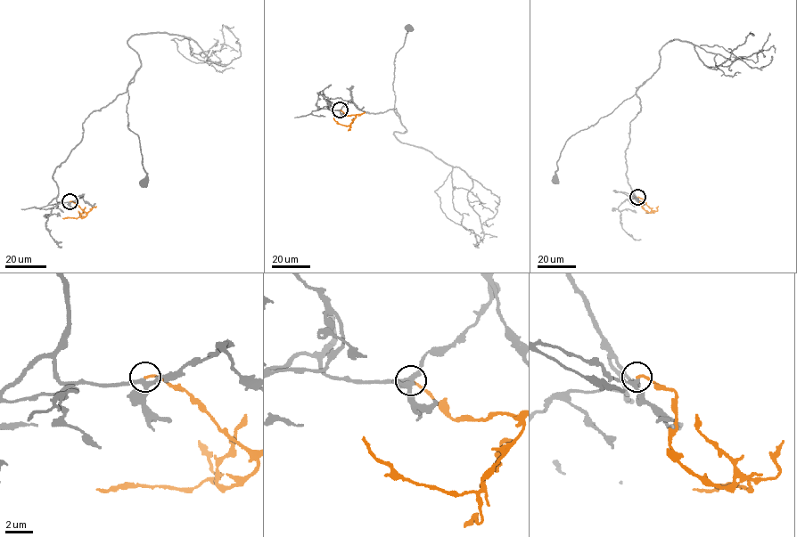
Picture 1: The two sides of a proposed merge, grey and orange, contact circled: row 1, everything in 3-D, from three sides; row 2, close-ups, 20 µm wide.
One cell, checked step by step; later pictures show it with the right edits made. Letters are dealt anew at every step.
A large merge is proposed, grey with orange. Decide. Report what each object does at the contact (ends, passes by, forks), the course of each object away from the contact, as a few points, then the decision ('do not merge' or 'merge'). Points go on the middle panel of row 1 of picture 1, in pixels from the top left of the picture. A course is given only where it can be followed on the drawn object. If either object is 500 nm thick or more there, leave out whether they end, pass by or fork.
grey forks; orange ends; course grey (340, 109), (329, 109), (324, 98), (340, 97), (369, 113), (393, 109), (393, 63), (408, 27); course orange (340, 109), (346, 115), (356, 117), (347, 126), (339, 124), (333, 117); merge

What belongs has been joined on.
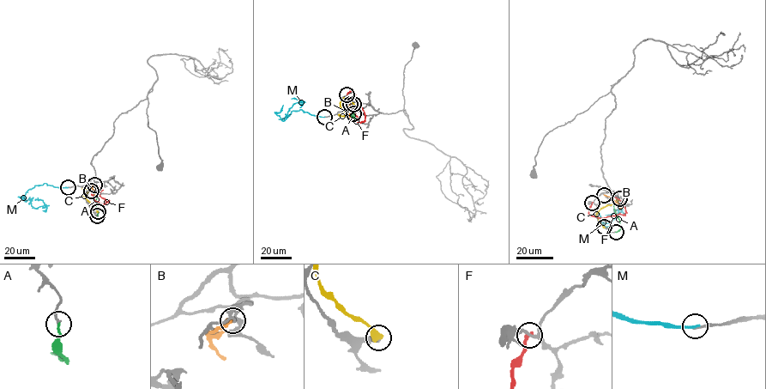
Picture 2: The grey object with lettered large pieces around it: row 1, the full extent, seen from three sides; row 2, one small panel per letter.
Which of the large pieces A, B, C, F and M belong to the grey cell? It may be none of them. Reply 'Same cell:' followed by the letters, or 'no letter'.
Same cell: M

